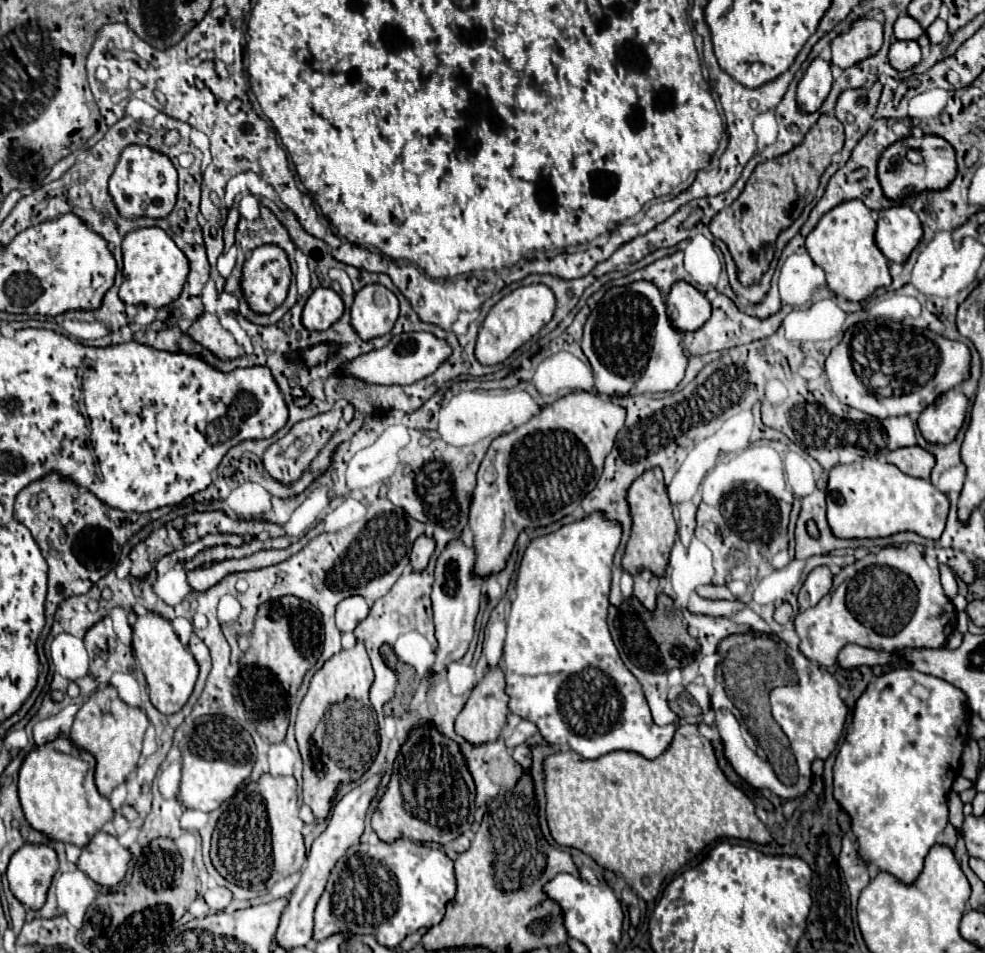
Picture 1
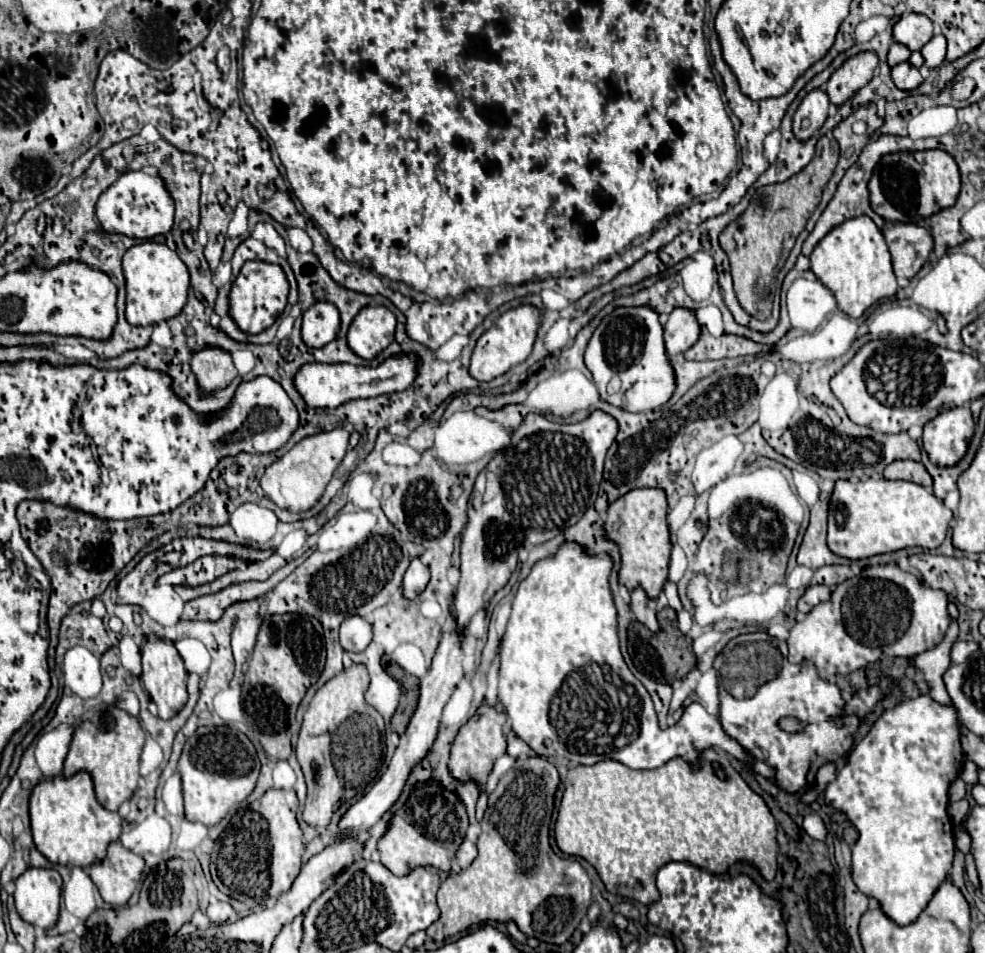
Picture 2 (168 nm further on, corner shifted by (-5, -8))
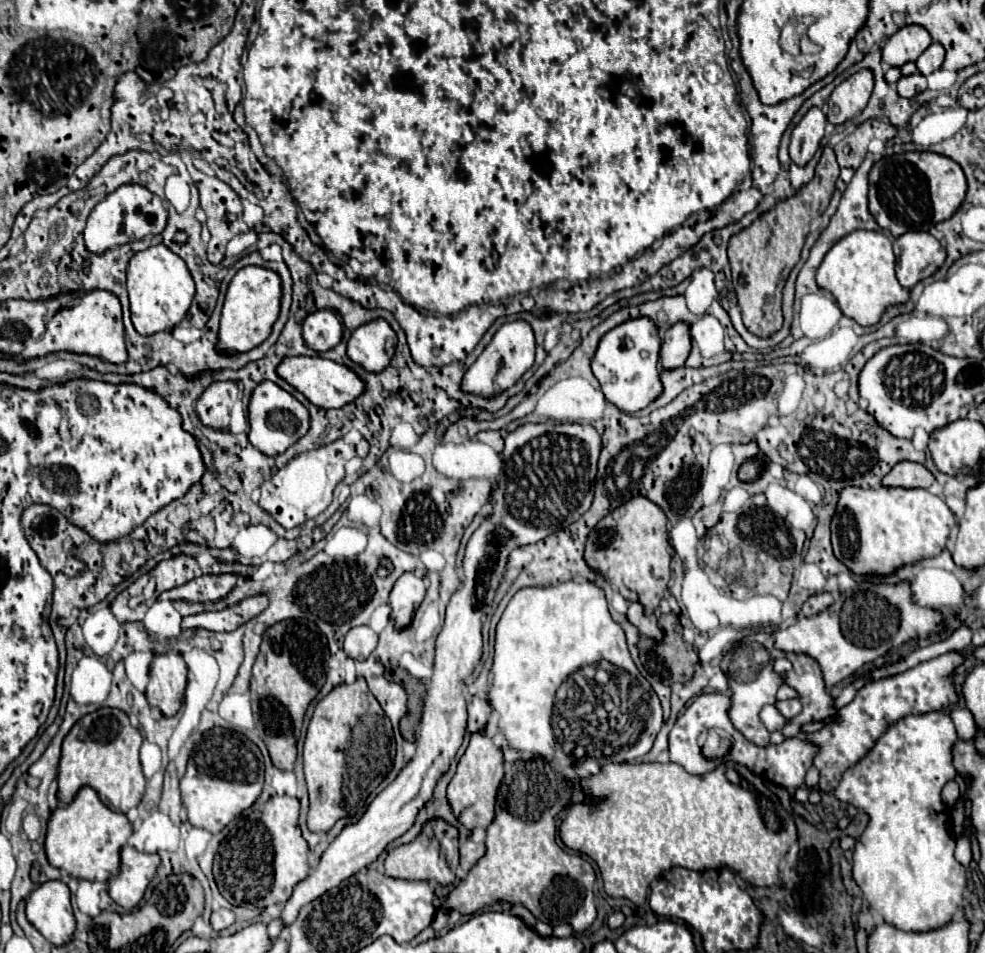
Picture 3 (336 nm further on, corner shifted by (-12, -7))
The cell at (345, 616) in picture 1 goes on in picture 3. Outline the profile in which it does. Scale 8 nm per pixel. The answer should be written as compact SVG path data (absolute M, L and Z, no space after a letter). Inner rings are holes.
M355 626L353 630L349 630L343 642L345 654L359 662L367 660L369 654L375 650L375 646L377 646L377 634L369 626Z

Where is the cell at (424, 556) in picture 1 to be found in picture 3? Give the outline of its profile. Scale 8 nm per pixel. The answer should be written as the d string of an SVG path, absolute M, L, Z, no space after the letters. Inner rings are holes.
M413 572L403 574L397 584L393 586L389 594L389 606L391 606L391 620L395 622L397 630L403 630L409 626L415 610L425 598L425 584L421 578L417 578Z

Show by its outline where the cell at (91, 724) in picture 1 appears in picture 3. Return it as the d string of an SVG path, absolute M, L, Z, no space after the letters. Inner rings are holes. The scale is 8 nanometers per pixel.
M99 708L83 716L63 740L59 770L57 770L57 798L69 804L79 788L91 786L111 806L127 812L137 806L145 792L145 778L139 762L139 748L143 736L131 726L129 716L117 708Z

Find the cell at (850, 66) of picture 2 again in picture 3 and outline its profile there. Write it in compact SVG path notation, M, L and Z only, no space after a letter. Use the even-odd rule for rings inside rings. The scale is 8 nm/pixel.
M861 70L853 76L849 76L829 96L827 120L837 126L837 124L843 124L843 122L855 118L867 106L871 92L873 92L871 70Z

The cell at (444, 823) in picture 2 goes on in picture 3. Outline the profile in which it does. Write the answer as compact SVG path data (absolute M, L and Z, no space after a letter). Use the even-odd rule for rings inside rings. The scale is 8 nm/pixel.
M431 820L425 824L423 832L409 844L399 846L389 852L385 860L385 876L403 878L403 880L435 880L441 886L449 886L455 882L455 868L459 864L457 852L457 830L443 820Z

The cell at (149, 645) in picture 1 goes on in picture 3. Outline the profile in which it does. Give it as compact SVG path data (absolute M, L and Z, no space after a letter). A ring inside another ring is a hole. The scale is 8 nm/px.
M179 652L155 654L149 672L149 684L145 690L147 702L163 712L163 716L173 716L183 704L187 684L187 664Z

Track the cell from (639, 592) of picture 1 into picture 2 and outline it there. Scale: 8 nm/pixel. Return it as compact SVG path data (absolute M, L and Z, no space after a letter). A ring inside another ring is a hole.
M636 587L632 591L632 603L630 603L636 619L640 623L644 623L650 631L658 633L660 631L660 625L658 625L658 619L656 619L656 601L650 599L646 595L646 591L642 591L642 587Z

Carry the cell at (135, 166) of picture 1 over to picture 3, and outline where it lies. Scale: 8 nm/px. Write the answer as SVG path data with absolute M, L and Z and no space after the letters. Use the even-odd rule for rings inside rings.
M137 184L121 186L113 194L109 194L103 202L99 202L95 210L89 214L87 226L83 230L85 248L91 254L103 254L115 246L141 240L147 234L161 234L165 230L165 224L167 224L167 210L161 198L157 198L147 188Z

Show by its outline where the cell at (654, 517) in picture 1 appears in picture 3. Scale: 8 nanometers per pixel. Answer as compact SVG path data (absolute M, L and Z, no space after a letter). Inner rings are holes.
M637 496L601 518L601 522L591 530L585 542L585 564L615 586L625 600L637 600L645 614L653 614L671 578L671 554L667 550L669 534L665 514L647 498Z

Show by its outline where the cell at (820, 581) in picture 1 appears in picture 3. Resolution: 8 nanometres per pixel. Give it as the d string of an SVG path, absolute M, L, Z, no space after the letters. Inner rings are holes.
M829 592L815 594L815 596L811 596L811 598L803 604L803 610L801 610L801 612L803 612L805 616L815 616L815 614L827 610L831 604L833 604L833 596L831 596Z

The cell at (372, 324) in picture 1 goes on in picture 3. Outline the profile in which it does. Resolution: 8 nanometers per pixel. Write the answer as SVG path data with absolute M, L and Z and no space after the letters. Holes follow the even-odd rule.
M373 320L369 324L359 326L349 342L347 342L347 356L361 364L367 372L381 372L389 366L395 354L397 336L385 320Z

